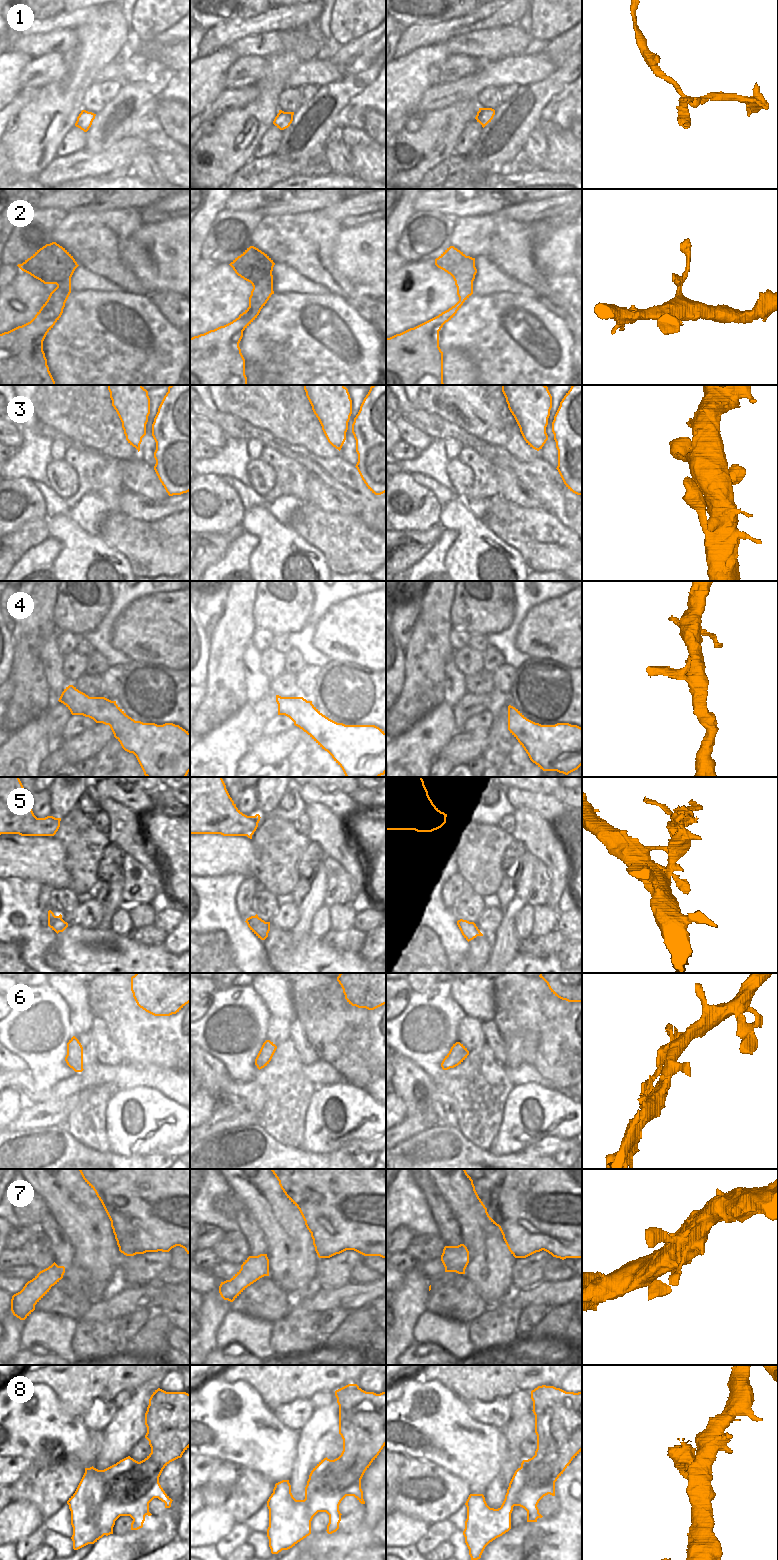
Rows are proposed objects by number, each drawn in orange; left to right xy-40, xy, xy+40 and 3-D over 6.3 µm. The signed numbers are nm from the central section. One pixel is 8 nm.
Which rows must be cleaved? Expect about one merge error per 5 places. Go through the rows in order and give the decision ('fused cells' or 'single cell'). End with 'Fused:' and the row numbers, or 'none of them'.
1: fused cells
2: single cell
3: single cell
4: single cell
5: fused cells
6: single cell
7: single cell
8: single cell
Fused: 1, 5

